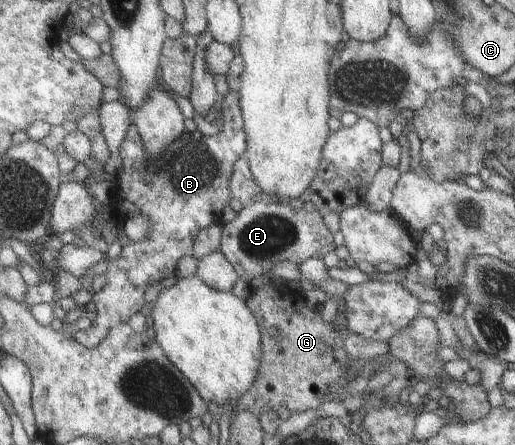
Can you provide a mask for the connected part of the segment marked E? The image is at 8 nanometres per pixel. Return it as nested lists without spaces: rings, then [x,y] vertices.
[[[261,201],[244,206],[237,214],[238,216],[234,220],[223,223],[219,250],[231,263],[239,278],[241,277],[250,284],[258,282],[260,275],[270,274],[271,267],[280,262],[301,262],[306,258],[324,259],[324,255],[328,255],[337,247],[333,233],[328,231],[322,215],[318,211],[295,210],[288,204]]]

